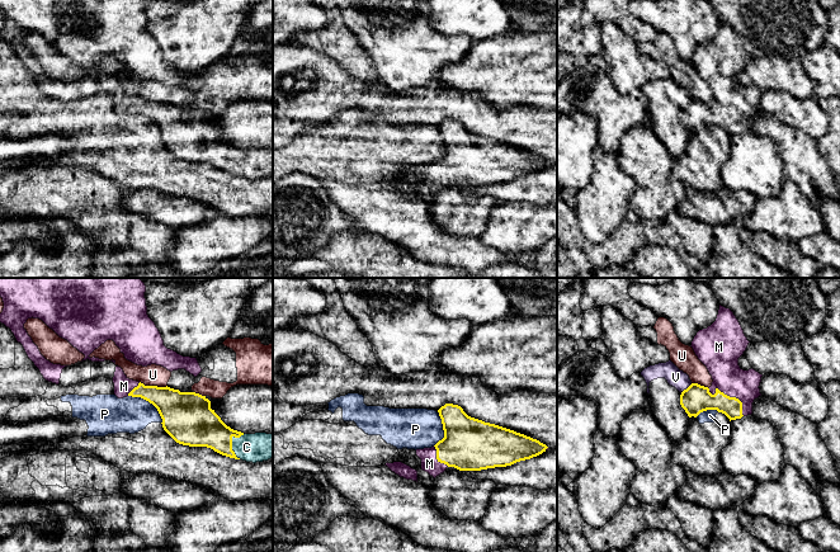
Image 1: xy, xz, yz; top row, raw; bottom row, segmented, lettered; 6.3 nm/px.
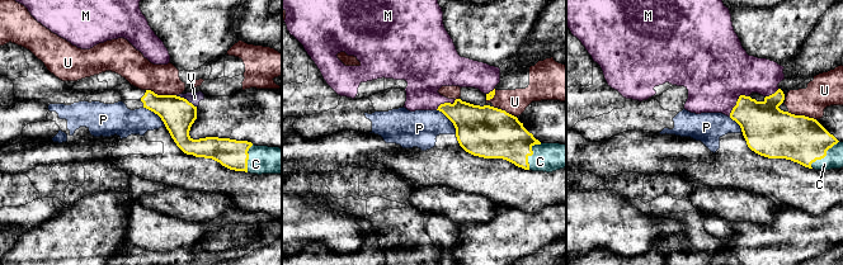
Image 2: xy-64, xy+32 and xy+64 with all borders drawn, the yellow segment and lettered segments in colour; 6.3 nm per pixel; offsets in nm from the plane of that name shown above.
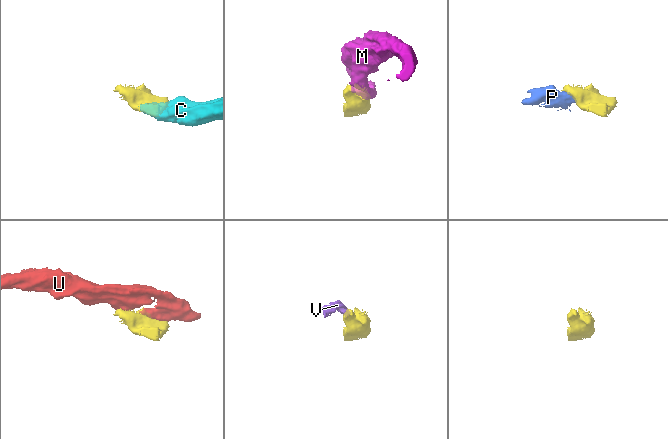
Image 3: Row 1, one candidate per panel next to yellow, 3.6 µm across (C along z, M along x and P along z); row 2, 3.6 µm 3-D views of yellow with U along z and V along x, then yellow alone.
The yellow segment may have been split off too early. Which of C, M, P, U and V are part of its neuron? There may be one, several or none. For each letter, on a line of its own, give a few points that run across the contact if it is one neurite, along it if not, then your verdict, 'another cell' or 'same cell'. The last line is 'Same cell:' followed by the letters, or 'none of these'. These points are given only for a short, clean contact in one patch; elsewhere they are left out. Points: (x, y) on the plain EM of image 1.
C: same cell
M: same cell
P: line xy (128, 111), (149, 117), (156, 124), (161, 138); another cell
U: another cell
V: line yz (692, 99), (680, 108); another cell
Same cell: C, M

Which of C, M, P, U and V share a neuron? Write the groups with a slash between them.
C M / P / U / V

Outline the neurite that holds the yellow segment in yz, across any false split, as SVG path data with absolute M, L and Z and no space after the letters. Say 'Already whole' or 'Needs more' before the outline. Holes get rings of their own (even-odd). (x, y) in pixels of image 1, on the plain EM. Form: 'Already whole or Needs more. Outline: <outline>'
Needs more. Outline: M719 20L716 37L699 46L690 61L713 98L709 104L692 99L681 108L680 121L689 133L707 126L717 126L730 137L752 129L752 118L761 112L763 90L738 81L749 58L733 28Z

